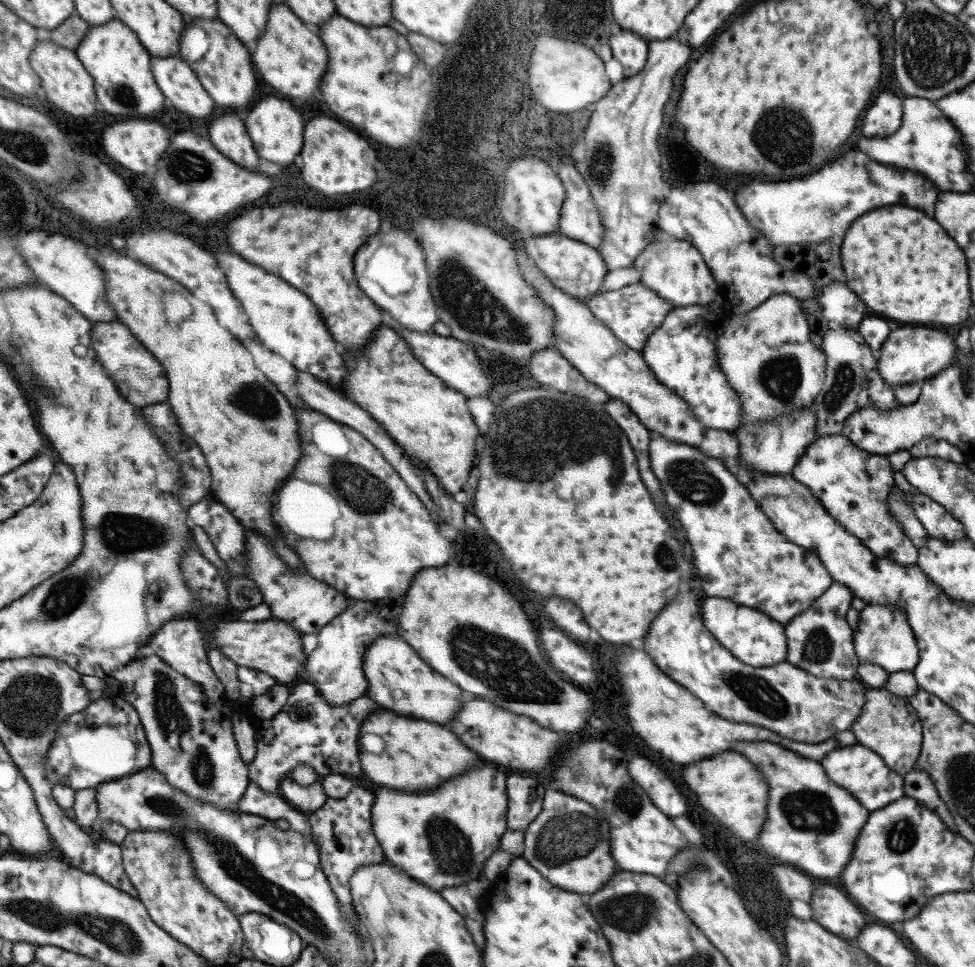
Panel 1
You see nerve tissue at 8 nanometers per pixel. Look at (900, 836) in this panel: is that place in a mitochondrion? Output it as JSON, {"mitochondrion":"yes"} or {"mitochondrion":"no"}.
{"mitochondrion":"yes"}

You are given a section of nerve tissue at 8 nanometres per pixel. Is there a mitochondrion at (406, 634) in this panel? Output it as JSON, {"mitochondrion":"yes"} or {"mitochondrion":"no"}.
{"mitochondrion":"no"}

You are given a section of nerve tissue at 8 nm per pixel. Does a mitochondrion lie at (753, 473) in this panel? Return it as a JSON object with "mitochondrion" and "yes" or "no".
{"mitochondrion":"no"}

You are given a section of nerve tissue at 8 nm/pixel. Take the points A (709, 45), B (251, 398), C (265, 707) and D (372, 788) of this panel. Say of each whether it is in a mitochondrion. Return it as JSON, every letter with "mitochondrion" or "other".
{"A":"other","B":"mitochondrion","C":"other","D":"other"}

